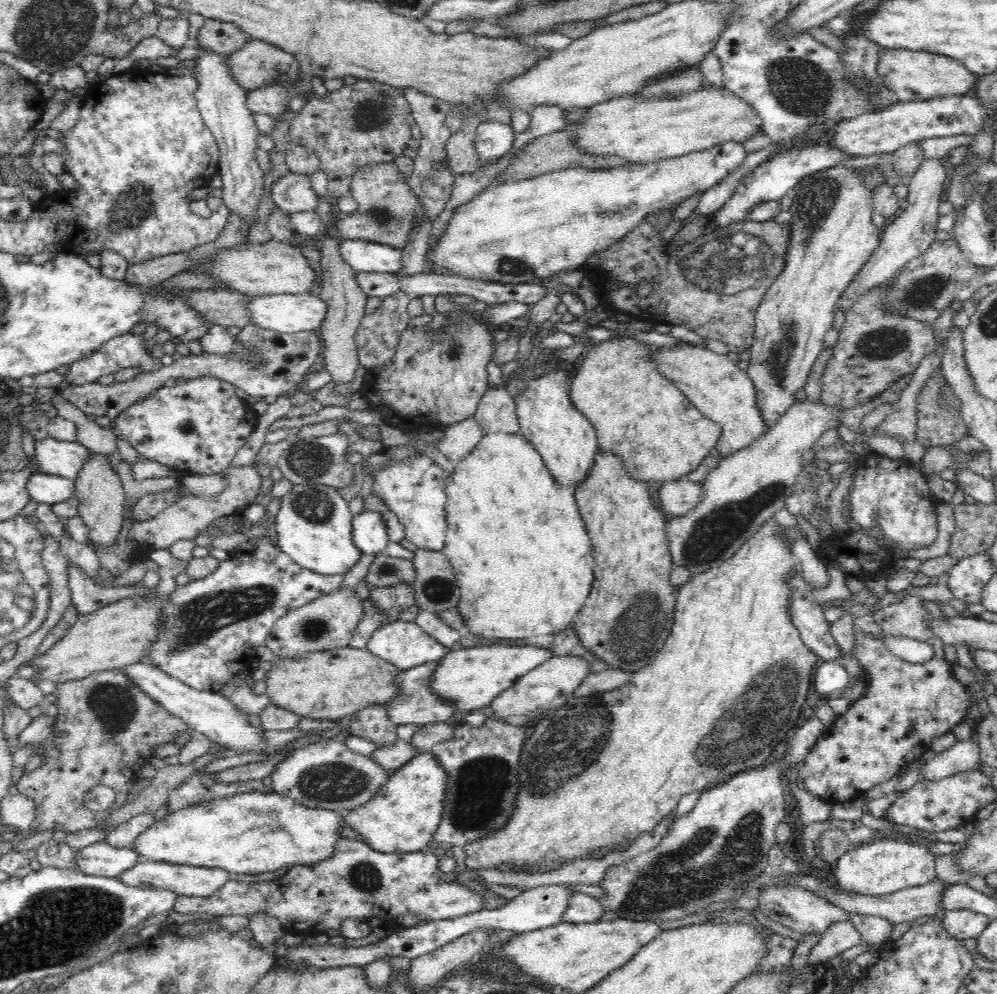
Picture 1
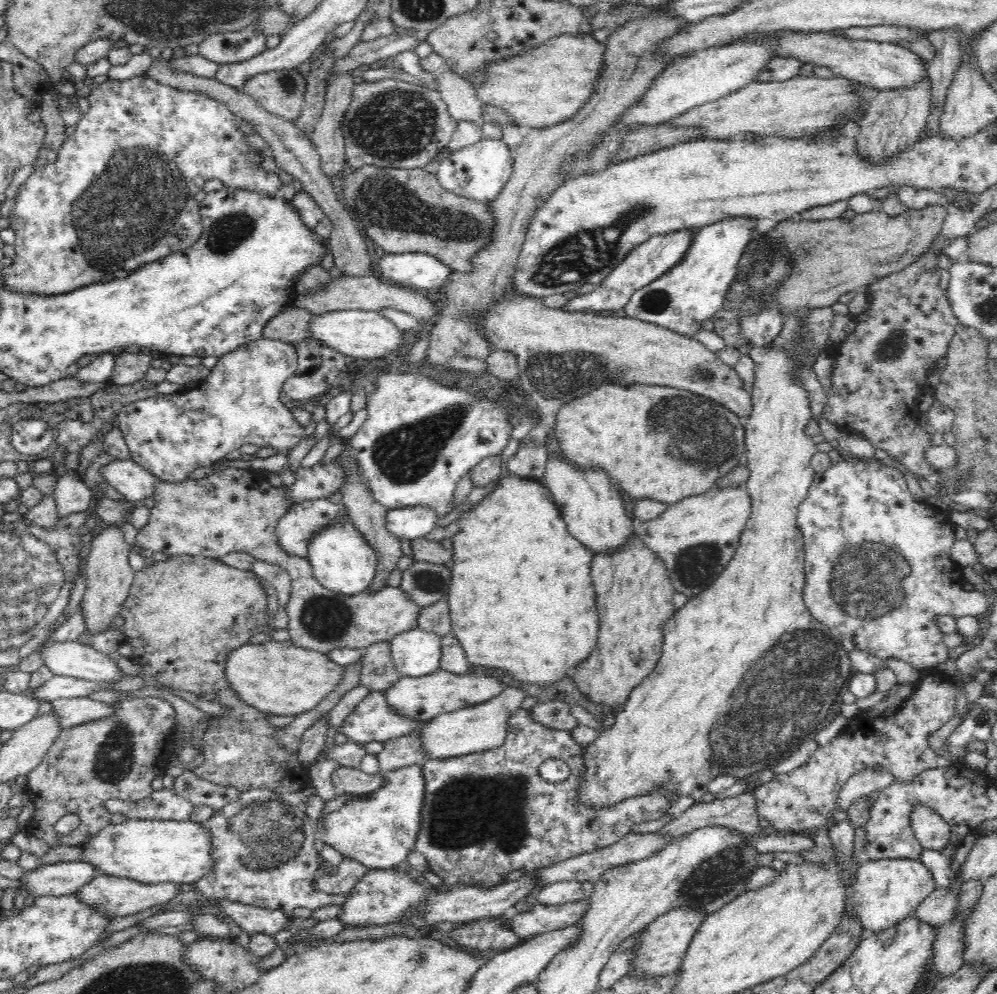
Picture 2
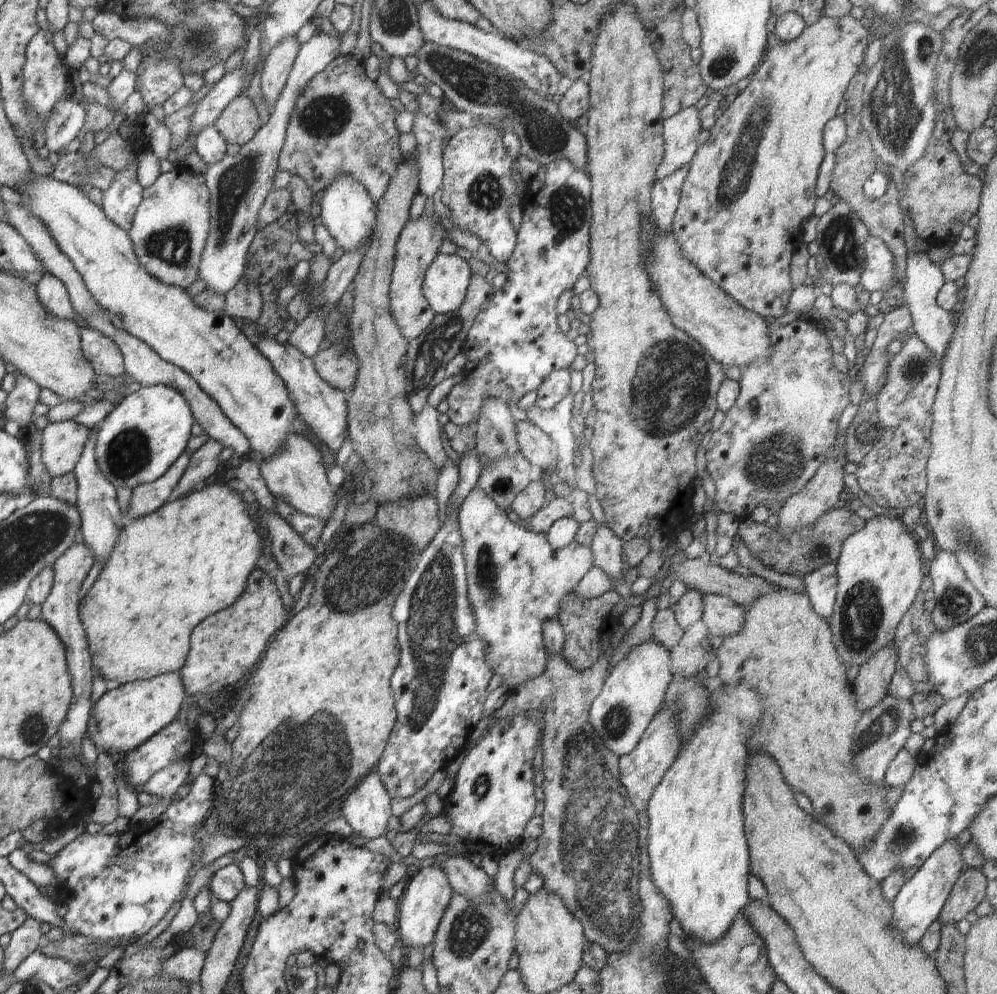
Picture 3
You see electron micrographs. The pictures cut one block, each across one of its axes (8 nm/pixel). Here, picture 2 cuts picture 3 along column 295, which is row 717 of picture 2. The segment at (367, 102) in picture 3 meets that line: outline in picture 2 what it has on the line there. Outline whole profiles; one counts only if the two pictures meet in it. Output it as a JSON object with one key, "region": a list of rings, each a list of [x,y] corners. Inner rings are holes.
{"region":[[[126,696],[110,707],[114,707],[114,712],[108,718],[62,729],[42,763],[27,774],[27,788],[34,794],[32,802],[35,809],[25,830],[28,835],[42,839],[48,846],[52,846],[50,848],[58,845],[83,846],[92,840],[93,836],[110,824],[111,813],[104,806],[105,800],[136,802],[150,797],[153,793],[152,780],[165,774],[172,759],[168,745],[173,736],[172,724],[177,720],[175,708],[168,701],[158,697],[130,699],[130,696]],[[65,814],[80,815],[80,824],[68,836],[60,836],[53,826]]]}

